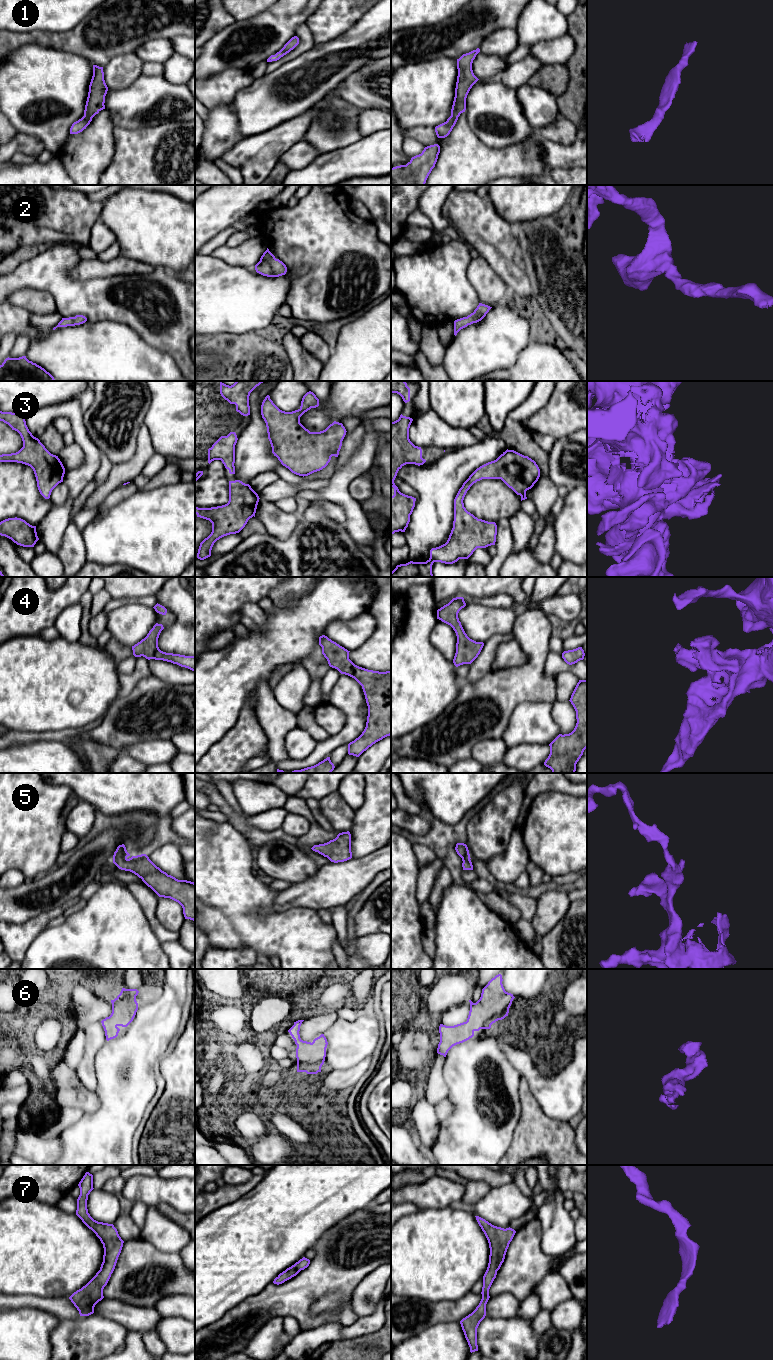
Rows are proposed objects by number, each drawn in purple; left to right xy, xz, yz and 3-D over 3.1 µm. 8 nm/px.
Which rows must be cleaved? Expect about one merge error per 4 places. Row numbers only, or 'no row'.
no row

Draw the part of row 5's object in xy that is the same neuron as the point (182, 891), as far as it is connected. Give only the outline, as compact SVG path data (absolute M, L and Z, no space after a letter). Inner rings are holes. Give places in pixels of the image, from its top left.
M124 844L113 855L113 863L121 870L137 875L159 897L170 898L183 908L185 919L195 921L195 883L178 880L157 867L146 854L132 856Z

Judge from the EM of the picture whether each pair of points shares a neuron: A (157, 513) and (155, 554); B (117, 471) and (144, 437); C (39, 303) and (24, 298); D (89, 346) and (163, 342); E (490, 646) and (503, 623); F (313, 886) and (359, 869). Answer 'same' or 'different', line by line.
A: same
B: same
C: same
D: different
E: different
F: same

